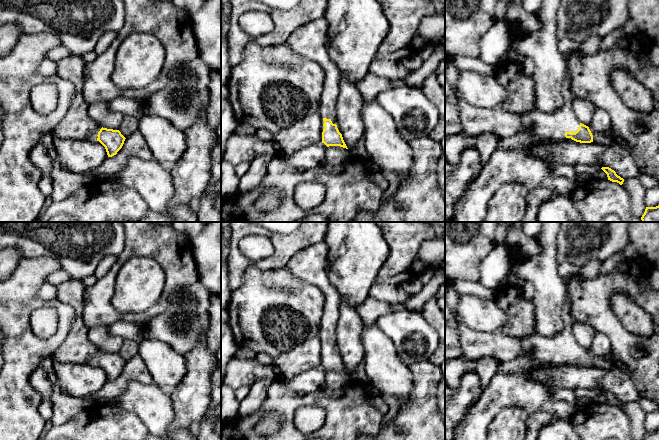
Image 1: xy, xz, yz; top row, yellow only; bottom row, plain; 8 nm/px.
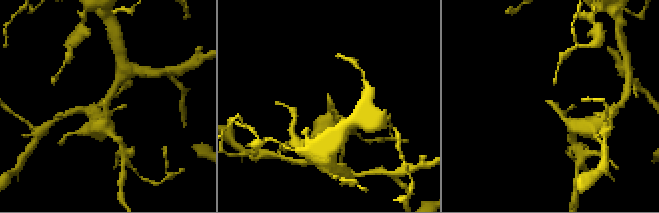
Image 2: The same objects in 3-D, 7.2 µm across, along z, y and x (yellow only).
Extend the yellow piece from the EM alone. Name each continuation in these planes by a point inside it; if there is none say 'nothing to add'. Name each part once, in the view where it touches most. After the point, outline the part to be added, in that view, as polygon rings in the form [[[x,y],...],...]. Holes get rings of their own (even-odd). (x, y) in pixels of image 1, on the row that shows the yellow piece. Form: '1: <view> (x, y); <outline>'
1: xz (309, 41); [[[324,17],[319,18],[295,30],[285,42],[295,54],[302,59],[319,63],[325,71],[324,89],[319,104],[321,134],[325,128],[324,118],[336,124],[341,133],[336,117],[336,101],[339,95],[341,73],[326,49],[327,31],[327,20]]]

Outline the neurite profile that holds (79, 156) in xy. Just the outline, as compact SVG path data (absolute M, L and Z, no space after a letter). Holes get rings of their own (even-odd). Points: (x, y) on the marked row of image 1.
M53 136L60 166L73 173L88 174L108 157L105 147L97 140L59 139Z

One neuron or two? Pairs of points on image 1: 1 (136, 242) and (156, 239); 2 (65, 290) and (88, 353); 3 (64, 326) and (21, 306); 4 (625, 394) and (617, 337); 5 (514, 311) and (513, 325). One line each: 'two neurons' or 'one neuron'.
1: one neuron
2: one neuron
3: one neuron
4: two neurons
5: one neuron

